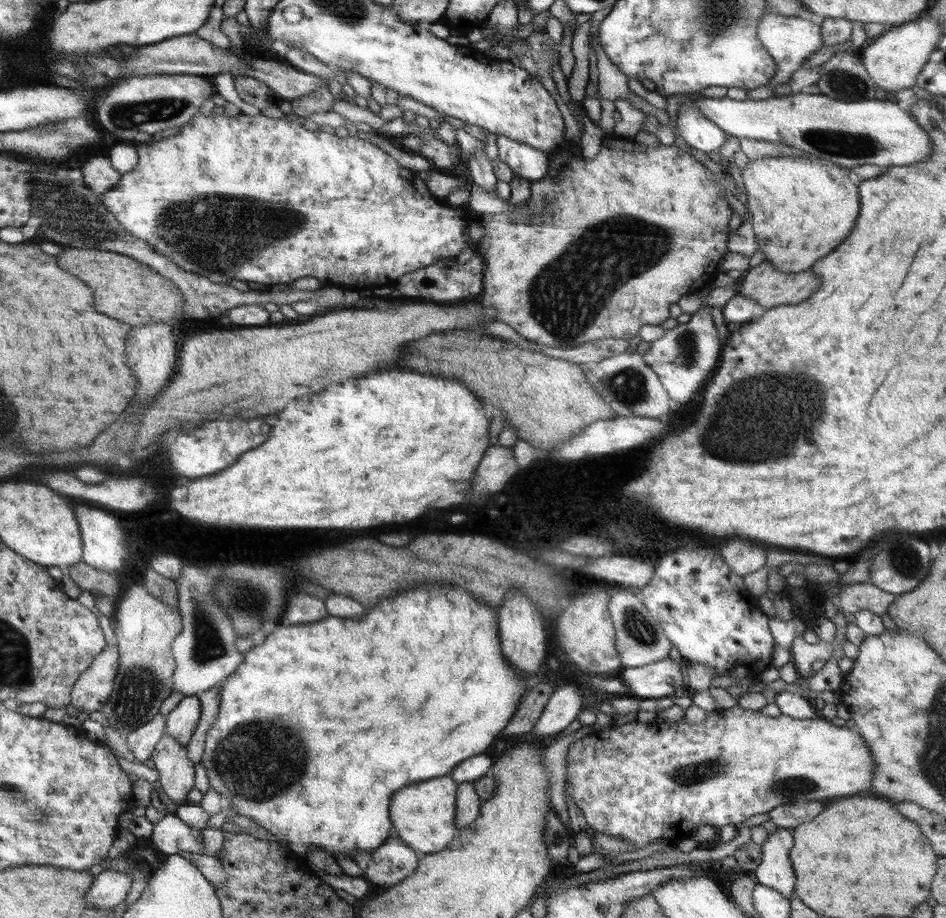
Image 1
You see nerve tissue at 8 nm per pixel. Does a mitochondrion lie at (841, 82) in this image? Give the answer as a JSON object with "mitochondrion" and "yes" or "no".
{"mitochondrion":"yes"}

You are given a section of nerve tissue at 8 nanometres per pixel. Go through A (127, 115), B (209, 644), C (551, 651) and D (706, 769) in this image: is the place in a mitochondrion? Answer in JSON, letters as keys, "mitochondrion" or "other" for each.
{"A":"mitochondrion","B":"mitochondrion","C":"other","D":"mitochondrion"}

